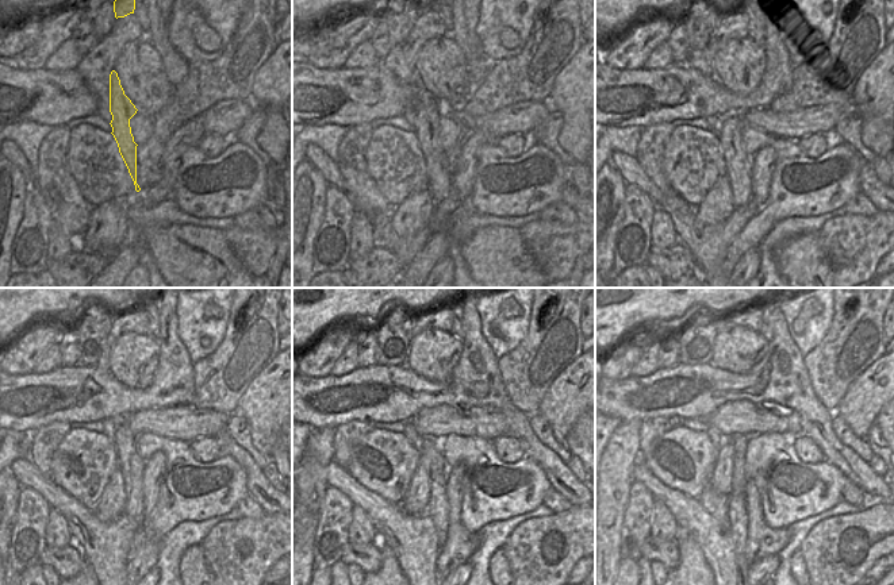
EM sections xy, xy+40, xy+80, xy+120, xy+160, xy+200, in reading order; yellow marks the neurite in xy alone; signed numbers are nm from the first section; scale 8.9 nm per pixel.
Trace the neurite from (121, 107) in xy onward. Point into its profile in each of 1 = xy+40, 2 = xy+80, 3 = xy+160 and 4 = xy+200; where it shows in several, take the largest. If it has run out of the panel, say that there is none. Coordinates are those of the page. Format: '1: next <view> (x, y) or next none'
1: next xy+40 (429, 110)
2: next xy+80 (739, 165)
3: next xy+160 (437, 508)
4: next xy+200 (737, 505)

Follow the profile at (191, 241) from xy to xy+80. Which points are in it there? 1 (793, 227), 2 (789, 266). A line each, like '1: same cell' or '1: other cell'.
1: other cell
2: same cell

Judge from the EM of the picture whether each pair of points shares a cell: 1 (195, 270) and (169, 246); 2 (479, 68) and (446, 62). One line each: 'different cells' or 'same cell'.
1: same cell
2: different cells

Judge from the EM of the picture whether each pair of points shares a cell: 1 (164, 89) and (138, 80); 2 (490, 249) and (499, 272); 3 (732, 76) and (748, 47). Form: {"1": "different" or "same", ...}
{"1": "same", "2": "same", "3": "same"}

